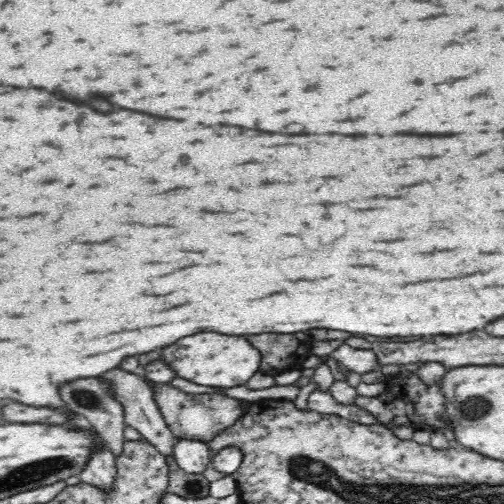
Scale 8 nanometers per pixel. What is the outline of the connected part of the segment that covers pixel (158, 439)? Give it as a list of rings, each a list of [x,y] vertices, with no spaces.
[[[112,368],[112,370],[104,372],[104,374],[100,376],[100,380],[106,380],[106,382],[110,384],[110,390],[112,390],[112,394],[114,394],[112,398],[114,398],[114,400],[122,406],[122,410],[124,410],[124,422],[126,422],[126,426],[136,428],[152,446],[156,446],[156,448],[162,452],[164,458],[174,456],[174,448],[176,448],[176,444],[174,444],[174,434],[172,434],[168,422],[164,420],[164,414],[162,414],[160,406],[158,406],[158,402],[156,402],[156,398],[154,398],[154,388],[152,388],[150,384],[146,384],[142,378],[138,378],[136,374],[130,374],[130,372],[126,372],[126,370],[122,370],[122,368]]]

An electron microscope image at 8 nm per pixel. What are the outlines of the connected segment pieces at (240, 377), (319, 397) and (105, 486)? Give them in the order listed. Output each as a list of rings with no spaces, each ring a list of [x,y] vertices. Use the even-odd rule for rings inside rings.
[[[200,332],[178,340],[162,350],[162,360],[176,372],[178,378],[190,380],[200,386],[212,388],[232,388],[246,384],[260,368],[260,354],[244,338],[222,336],[216,332]]]
[[[312,392],[308,398],[308,408],[326,416],[342,416],[352,422],[362,422],[362,424],[378,424],[372,416],[356,408],[356,404],[342,404],[338,402],[332,392]]]
[[[110,450],[98,452],[98,456],[92,456],[92,464],[88,464],[86,472],[80,474],[80,480],[86,486],[98,488],[106,496],[112,496],[112,492],[116,492],[116,478],[118,478],[116,460],[118,458],[114,458]]]

